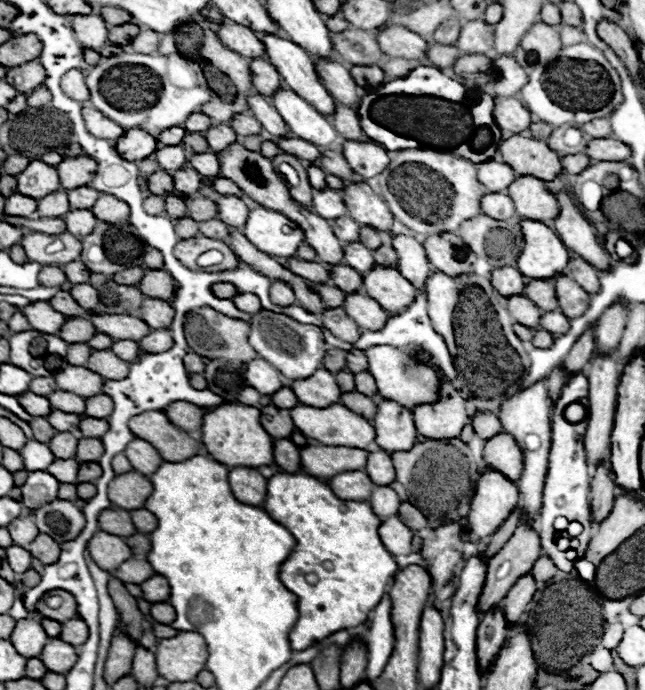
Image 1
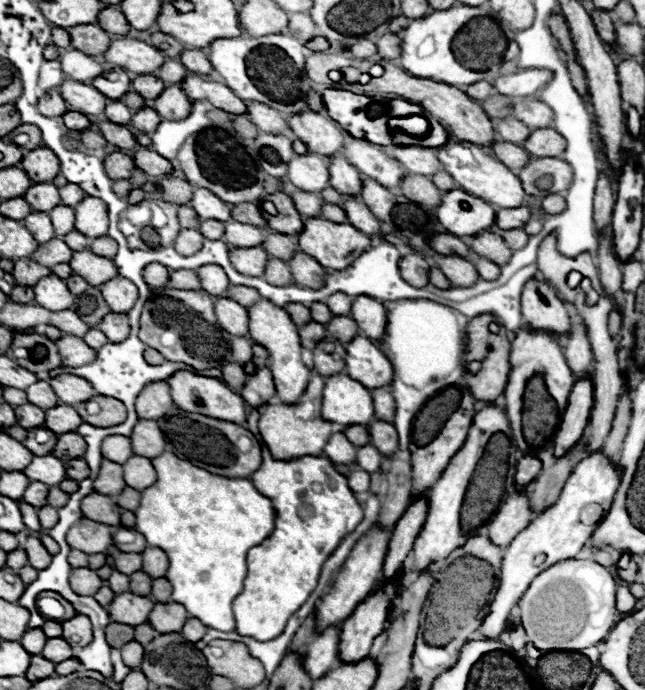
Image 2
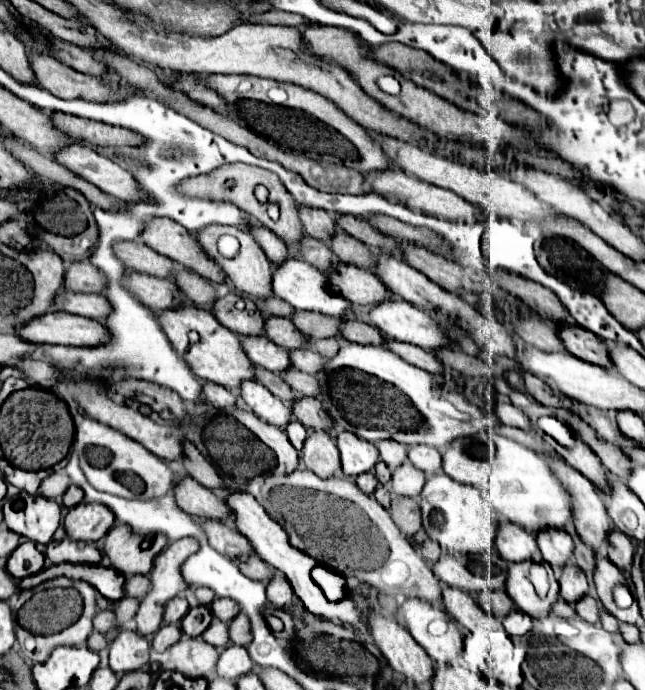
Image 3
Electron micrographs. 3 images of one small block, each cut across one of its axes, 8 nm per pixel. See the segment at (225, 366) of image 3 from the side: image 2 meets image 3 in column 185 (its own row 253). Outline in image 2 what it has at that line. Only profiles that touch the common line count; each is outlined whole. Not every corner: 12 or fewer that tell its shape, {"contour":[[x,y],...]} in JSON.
{"contour":[[306,218],[300,250],[348,268],[372,240],[354,226]]}

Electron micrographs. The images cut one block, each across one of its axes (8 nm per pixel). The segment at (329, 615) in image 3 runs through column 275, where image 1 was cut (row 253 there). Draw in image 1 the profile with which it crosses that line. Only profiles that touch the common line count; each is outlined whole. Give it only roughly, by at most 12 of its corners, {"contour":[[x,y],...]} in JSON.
{"contour":[[522,220],[526,278],[552,278],[568,266],[562,240],[538,220]]}

